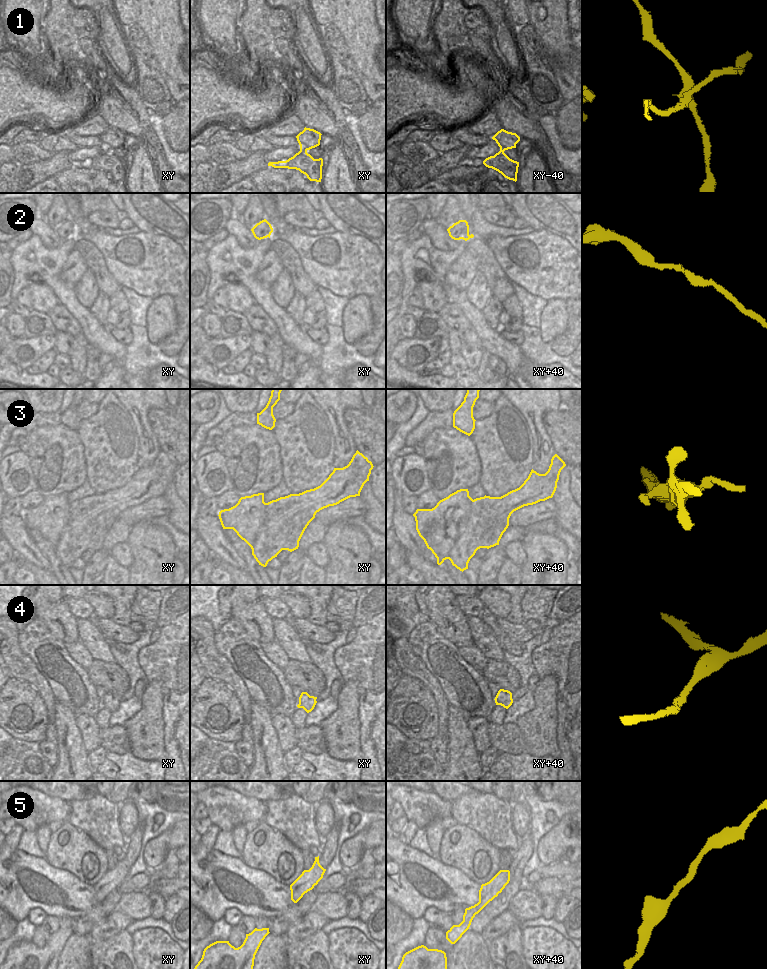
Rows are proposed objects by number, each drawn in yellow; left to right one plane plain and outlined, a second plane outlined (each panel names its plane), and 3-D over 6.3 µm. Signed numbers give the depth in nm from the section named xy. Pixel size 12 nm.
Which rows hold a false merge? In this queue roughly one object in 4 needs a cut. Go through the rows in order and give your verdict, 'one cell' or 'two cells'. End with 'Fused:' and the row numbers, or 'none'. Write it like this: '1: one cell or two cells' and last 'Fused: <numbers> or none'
1: two cells
2: one cell
3: two cells
4: one cell
5: one cell
Fused: 1, 3

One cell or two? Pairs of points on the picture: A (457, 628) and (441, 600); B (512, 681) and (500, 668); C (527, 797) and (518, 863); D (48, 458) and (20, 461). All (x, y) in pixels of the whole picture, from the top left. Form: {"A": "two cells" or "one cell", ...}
{"A": "one cell", "B": "one cell", "C": "two cells", "D": "two cells"}

